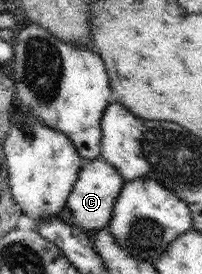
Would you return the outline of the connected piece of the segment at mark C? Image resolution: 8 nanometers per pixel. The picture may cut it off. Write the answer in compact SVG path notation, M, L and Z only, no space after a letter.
M102 155L94 160L84 160L70 197L67 199L67 207L71 210L68 218L89 236L109 226L114 204L124 183L122 175L109 162L106 162Z

